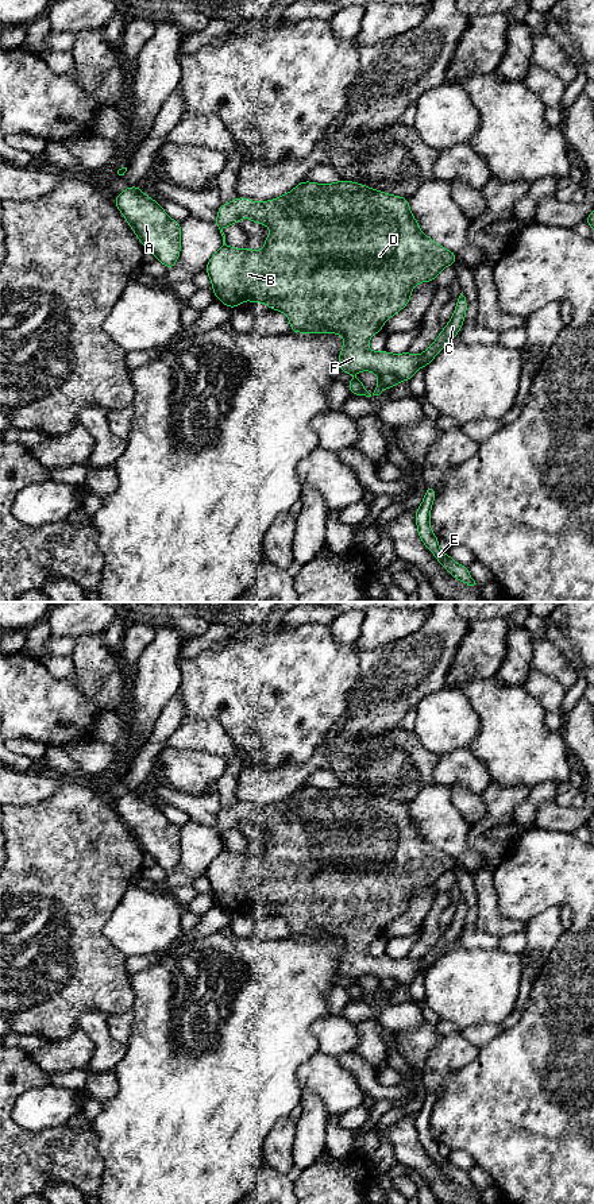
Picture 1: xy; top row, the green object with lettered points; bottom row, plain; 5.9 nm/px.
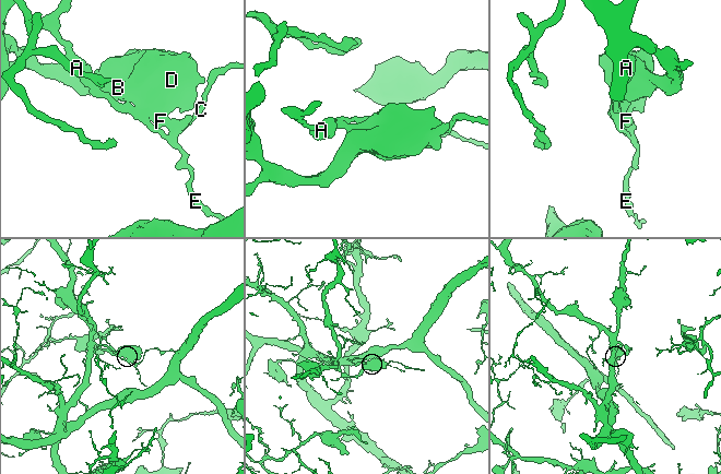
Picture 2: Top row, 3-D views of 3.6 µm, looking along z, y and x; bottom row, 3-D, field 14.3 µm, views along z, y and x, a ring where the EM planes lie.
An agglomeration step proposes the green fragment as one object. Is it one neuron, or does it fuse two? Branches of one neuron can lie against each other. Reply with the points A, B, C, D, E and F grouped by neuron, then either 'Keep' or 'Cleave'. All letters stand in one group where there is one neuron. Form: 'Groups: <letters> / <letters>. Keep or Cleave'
Groups: A C E / B D F. Cleave

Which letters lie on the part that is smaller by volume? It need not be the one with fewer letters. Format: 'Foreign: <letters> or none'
Foreign: A, C, E

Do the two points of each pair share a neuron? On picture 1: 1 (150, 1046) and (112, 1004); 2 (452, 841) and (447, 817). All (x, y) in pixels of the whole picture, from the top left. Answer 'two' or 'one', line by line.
1: two
2: one

